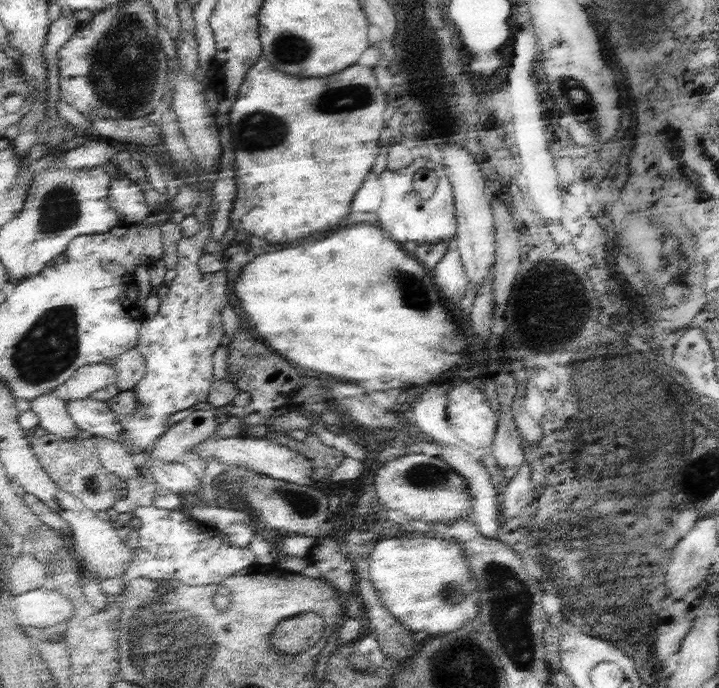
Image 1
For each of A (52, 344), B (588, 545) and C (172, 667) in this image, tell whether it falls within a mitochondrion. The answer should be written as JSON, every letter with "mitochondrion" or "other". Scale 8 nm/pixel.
{"A":"mitochondrion","B":"mitochondrion","C":"mitochondrion"}

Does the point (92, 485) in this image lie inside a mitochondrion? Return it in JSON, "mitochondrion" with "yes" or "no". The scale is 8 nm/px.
{"mitochondrion":"yes"}

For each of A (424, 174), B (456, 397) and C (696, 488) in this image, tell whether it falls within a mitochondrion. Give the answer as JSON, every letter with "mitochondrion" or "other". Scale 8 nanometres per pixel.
{"A":"other","B":"other","C":"other"}

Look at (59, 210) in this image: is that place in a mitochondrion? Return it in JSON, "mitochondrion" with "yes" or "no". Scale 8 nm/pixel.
{"mitochondrion":"yes"}

